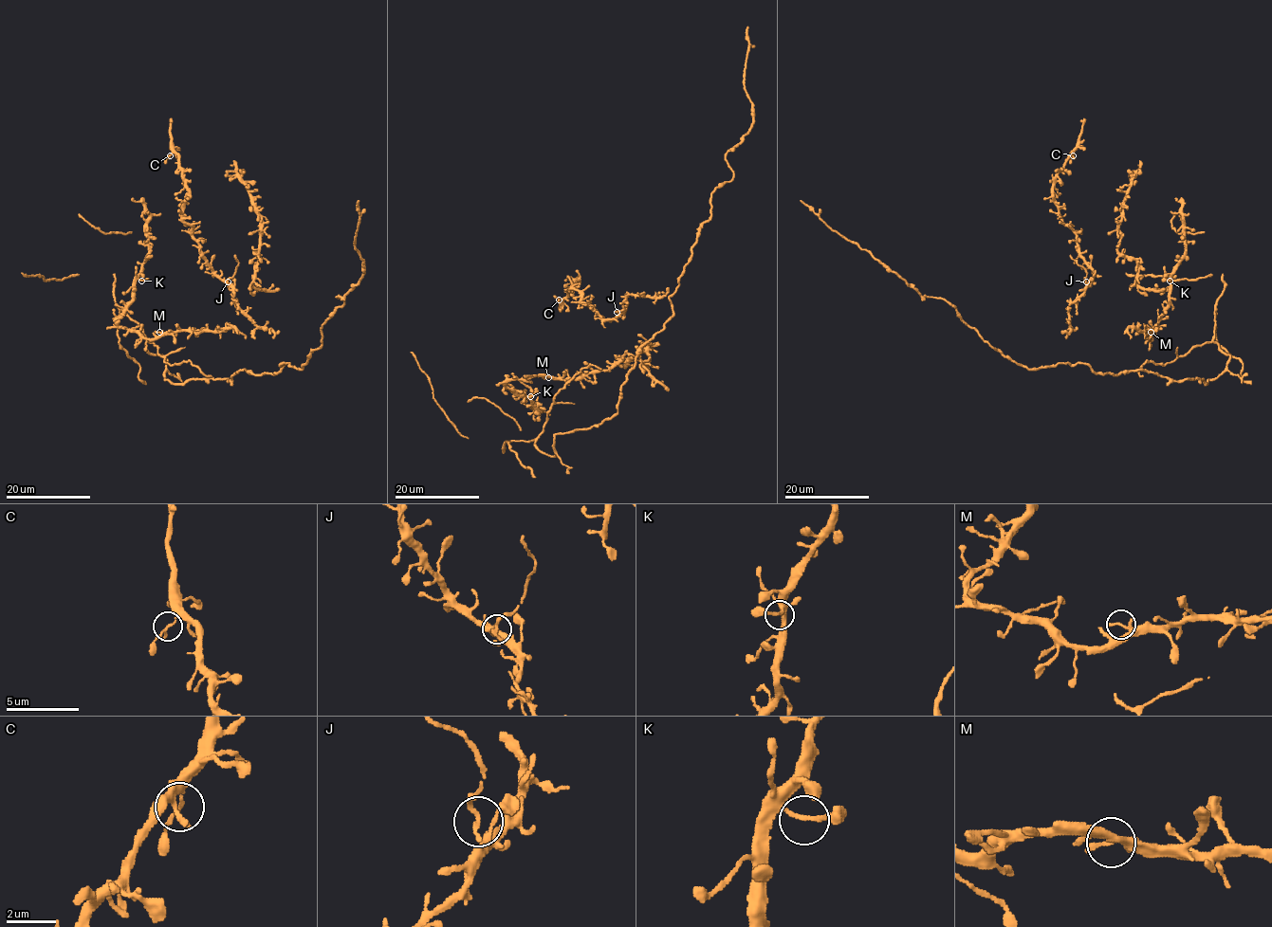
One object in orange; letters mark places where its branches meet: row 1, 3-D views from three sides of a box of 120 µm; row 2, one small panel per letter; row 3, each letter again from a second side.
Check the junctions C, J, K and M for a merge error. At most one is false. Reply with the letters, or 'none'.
J

